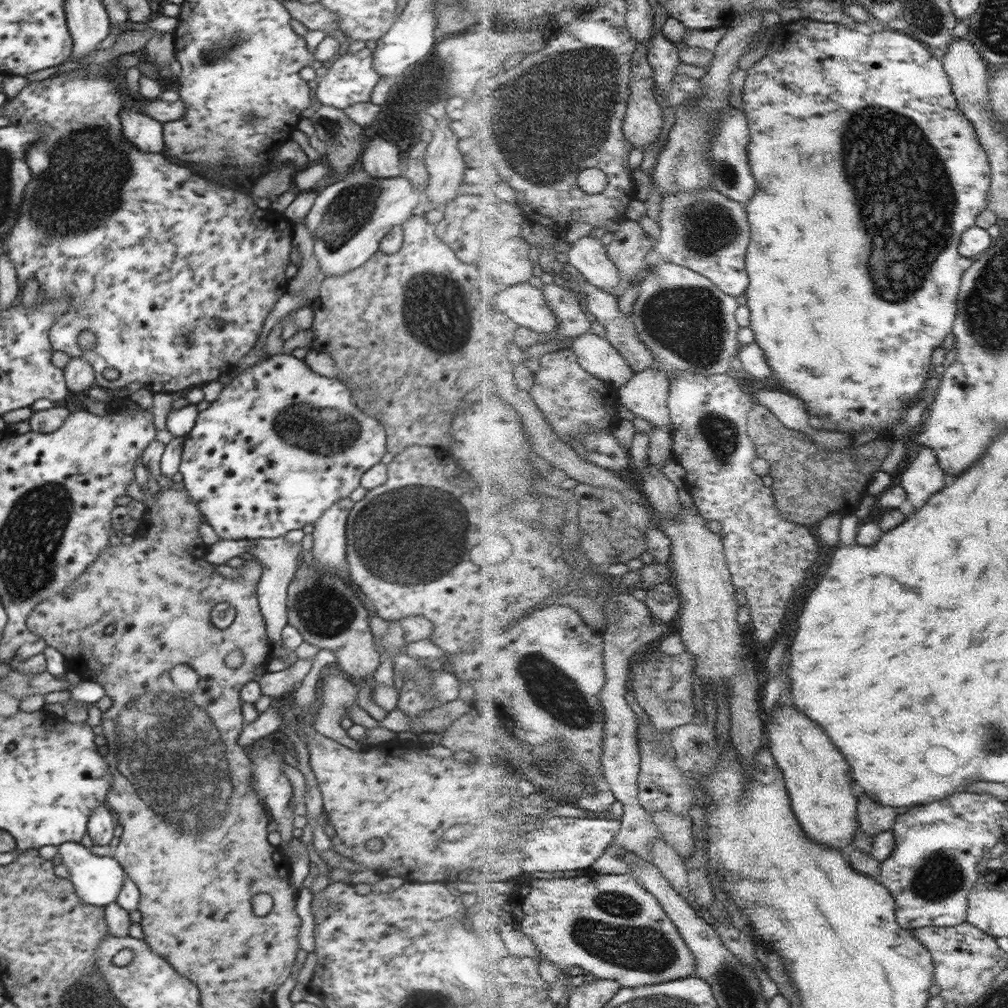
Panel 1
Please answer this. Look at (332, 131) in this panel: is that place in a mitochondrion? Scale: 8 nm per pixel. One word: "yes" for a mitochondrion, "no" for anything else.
yes

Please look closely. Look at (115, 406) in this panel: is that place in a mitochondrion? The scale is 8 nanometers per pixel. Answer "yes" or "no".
no

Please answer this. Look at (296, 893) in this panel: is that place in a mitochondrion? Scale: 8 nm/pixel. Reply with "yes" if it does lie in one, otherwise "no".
no

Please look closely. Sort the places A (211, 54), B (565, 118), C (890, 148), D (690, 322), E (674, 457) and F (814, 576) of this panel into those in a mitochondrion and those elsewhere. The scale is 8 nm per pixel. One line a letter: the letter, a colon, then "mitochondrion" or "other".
A: mitochondrion
B: mitochondrion
C: mitochondrion
D: mitochondrion
E: other
F: other

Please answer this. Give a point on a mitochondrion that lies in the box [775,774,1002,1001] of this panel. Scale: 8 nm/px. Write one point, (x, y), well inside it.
(940, 877)

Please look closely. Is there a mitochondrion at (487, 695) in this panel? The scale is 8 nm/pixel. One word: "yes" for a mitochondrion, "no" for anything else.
no

